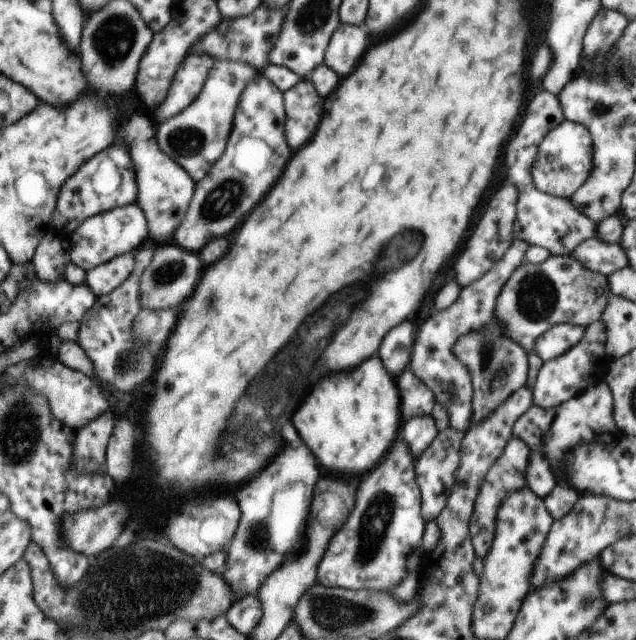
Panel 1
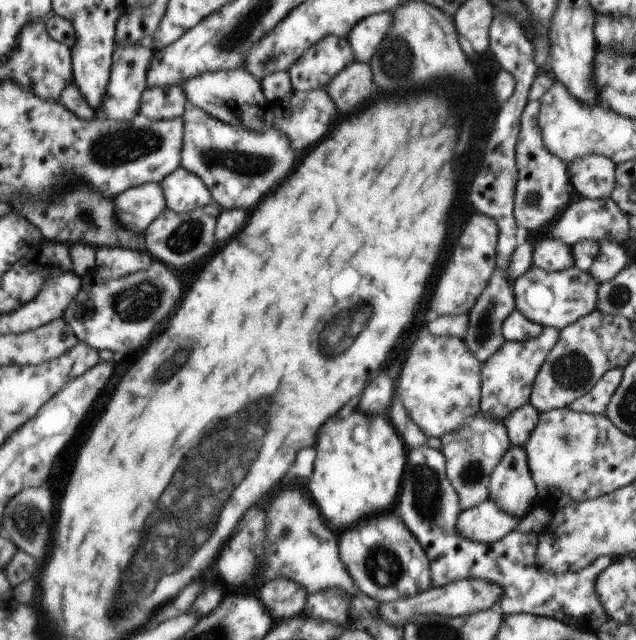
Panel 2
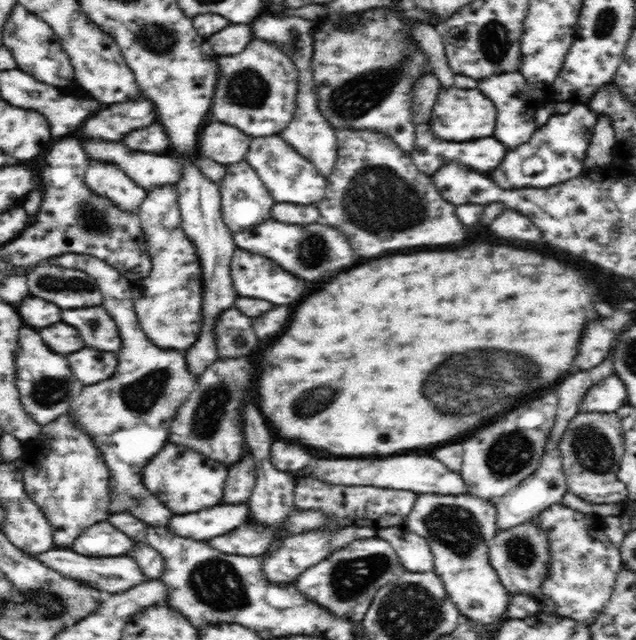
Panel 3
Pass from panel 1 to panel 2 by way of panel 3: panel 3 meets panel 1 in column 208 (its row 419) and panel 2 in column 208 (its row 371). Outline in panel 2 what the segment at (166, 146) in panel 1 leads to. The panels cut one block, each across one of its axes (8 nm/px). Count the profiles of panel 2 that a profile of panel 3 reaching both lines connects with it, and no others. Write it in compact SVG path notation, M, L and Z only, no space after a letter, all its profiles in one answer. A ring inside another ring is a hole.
M191 103L181 117L184 120L181 166L202 180L221 210L254 208L278 182L284 182L296 166L296 150L274 123L264 132L248 130L208 116Z

